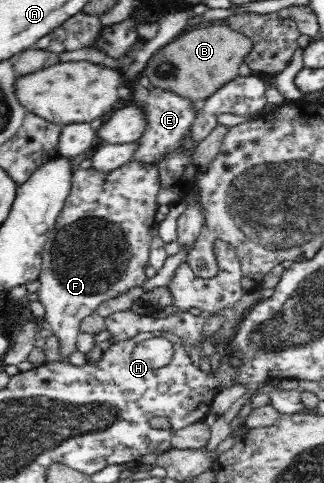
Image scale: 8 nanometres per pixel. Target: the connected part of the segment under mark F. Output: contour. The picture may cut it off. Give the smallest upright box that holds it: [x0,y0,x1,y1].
[38,161,161,362]

